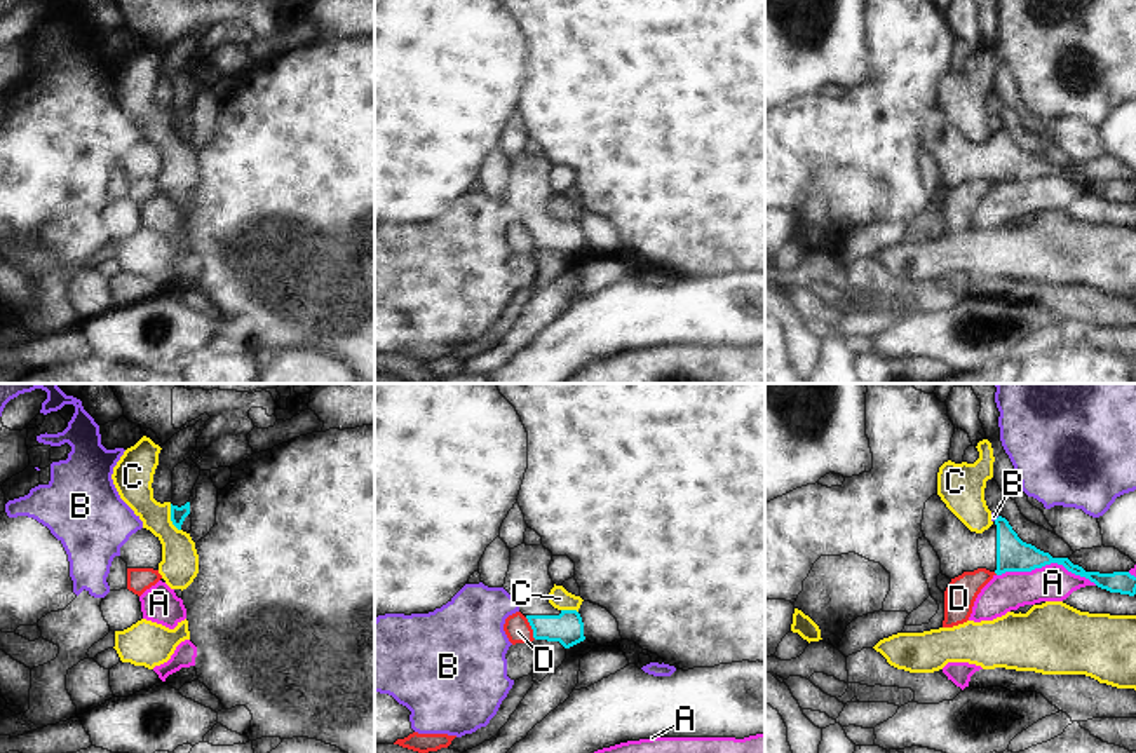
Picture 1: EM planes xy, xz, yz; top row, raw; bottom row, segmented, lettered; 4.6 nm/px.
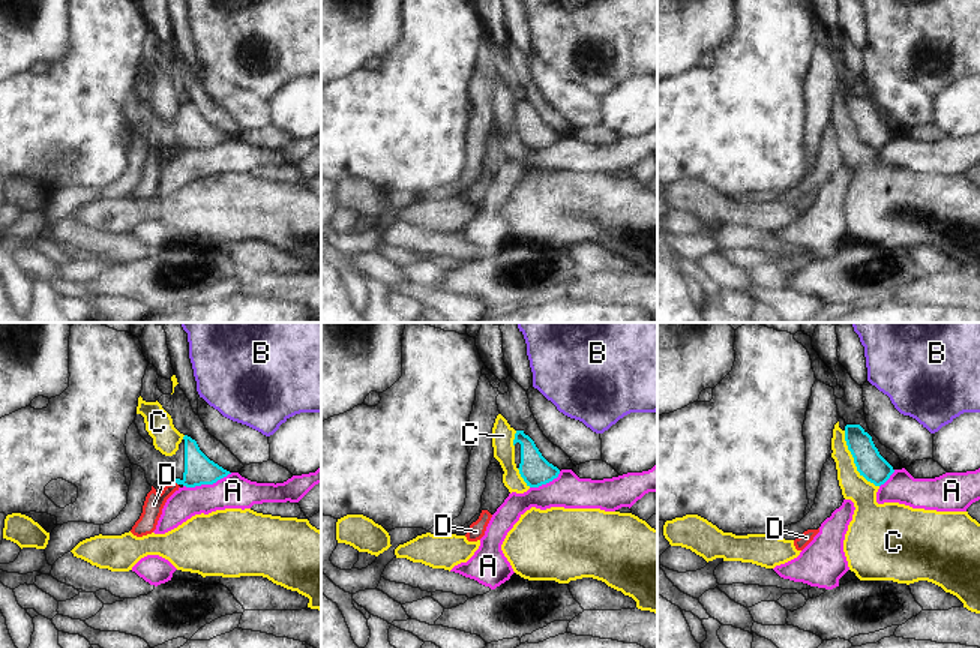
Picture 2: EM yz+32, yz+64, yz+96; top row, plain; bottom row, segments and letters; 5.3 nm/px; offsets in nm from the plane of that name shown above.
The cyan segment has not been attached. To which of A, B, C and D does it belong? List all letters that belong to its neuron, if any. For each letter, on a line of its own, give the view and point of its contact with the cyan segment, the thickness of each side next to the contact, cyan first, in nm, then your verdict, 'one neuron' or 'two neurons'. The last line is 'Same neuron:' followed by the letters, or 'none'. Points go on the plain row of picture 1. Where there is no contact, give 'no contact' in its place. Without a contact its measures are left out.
A: contact yz (1048, 173); calibres 160 and 180 nm; two neurons
B: contact yz (997, 128); calibres 160 and 30 nm; two neurons
C: contact xy (171, 128); calibres 70 and 180 nm; two neurons
D: contact xz (532, 237); calibres 150 and 120 nm; two neurons
Same neuron: none

